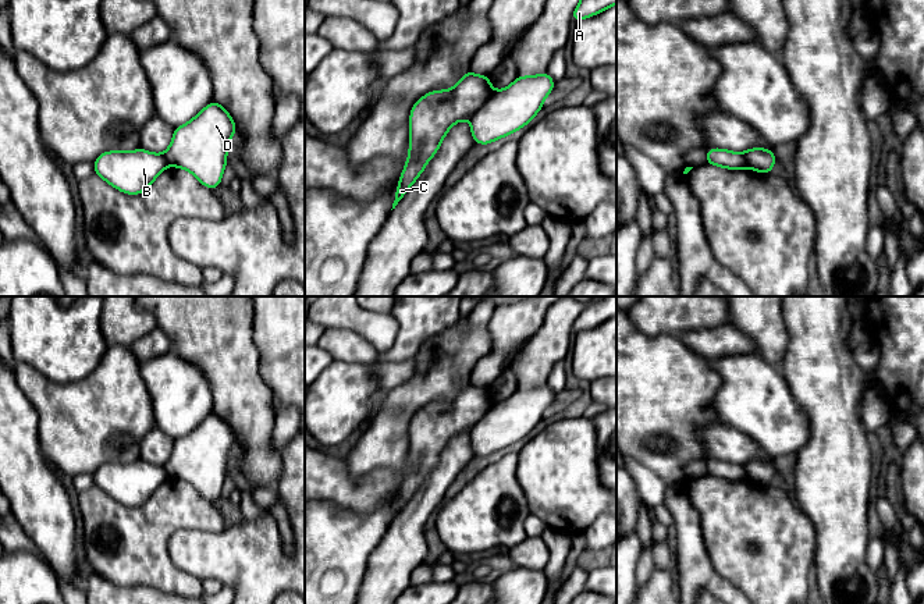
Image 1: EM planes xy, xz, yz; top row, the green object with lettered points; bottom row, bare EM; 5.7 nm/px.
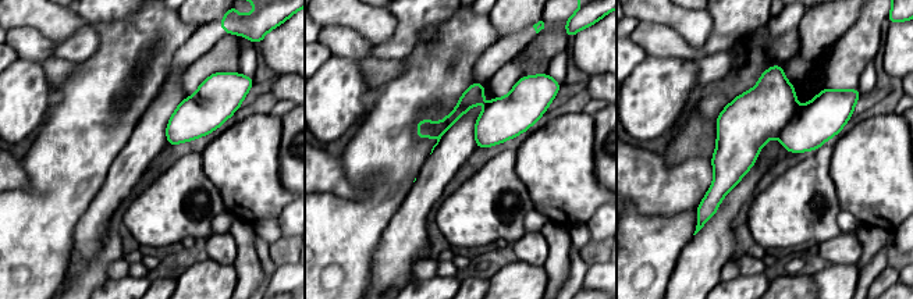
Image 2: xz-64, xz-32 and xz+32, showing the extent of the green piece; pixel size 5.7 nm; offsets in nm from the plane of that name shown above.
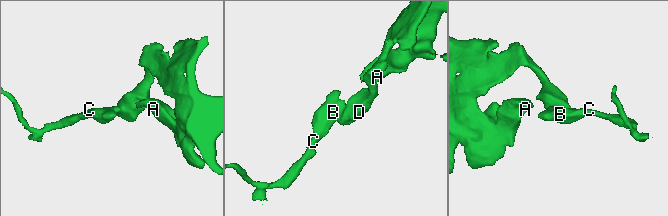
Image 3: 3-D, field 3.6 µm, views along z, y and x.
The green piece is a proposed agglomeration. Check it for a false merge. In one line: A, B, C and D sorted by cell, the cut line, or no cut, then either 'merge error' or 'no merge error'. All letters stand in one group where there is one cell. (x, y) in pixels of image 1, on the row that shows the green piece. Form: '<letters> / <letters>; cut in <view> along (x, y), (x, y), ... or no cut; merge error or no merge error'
A D / B C; cut in xz along (493, 92), (471, 117); merge error

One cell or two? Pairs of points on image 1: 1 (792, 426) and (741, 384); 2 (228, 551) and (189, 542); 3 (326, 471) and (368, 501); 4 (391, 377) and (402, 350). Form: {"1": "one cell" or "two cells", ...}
{"1": "one cell", "2": "one cell", "3": "one cell", "4": "two cells"}

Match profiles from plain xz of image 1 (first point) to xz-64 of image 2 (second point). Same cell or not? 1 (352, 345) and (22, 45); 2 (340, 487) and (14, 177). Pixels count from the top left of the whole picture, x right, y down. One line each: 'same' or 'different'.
1: same
2: same

